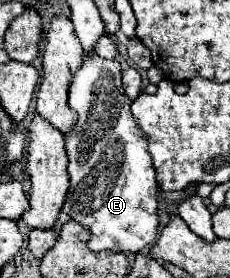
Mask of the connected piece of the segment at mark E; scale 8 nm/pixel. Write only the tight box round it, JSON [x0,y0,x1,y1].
[63,59,159,253]

